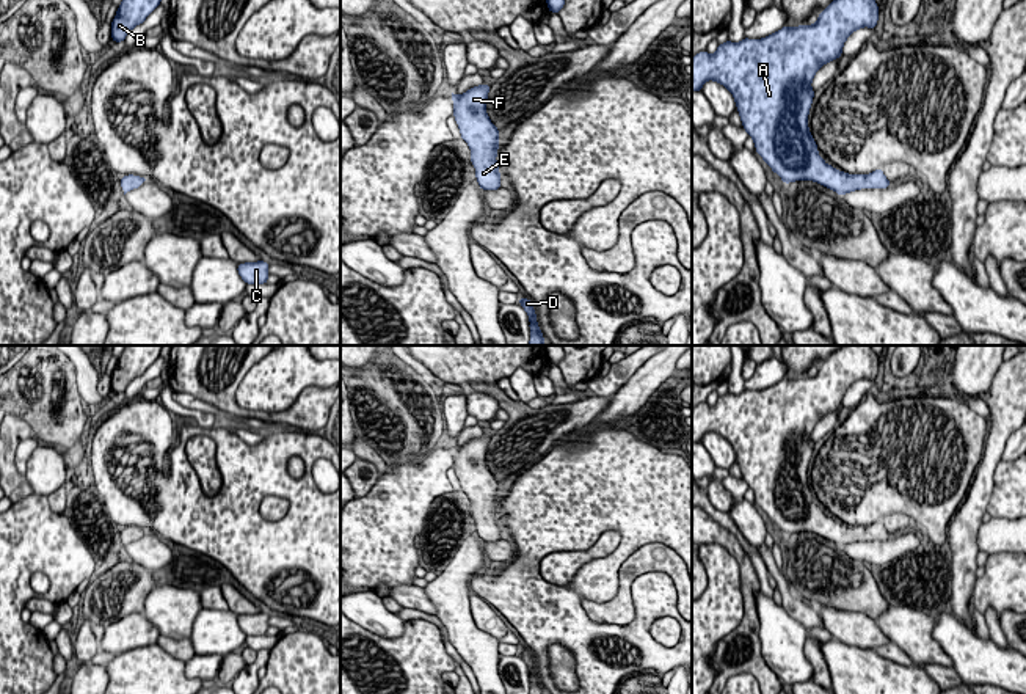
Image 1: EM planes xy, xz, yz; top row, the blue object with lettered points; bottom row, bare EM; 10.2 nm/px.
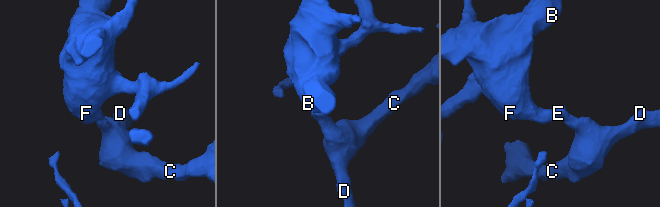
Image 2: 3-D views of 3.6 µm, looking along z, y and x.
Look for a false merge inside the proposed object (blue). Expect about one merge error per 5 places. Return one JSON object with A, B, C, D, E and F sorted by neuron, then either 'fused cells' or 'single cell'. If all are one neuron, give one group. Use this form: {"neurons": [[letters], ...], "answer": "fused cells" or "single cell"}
{"neurons": [["A", "B", "C", "D", "E", "F"]], "answer": "single cell"}

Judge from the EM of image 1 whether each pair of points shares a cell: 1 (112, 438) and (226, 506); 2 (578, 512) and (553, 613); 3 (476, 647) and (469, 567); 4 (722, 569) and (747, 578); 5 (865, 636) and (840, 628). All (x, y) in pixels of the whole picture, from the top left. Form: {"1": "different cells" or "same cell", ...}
{"1": "same cell", "2": "same cell", "3": "same cell", "4": "different cells", "5": "same cell"}

